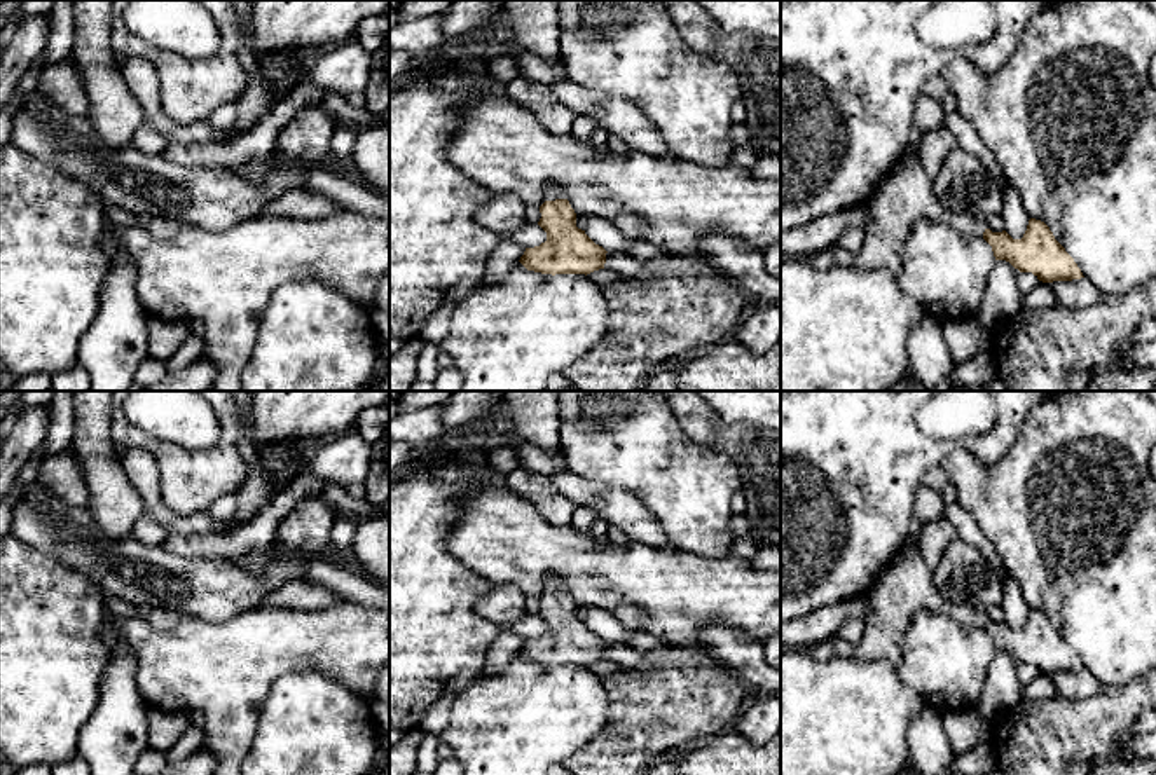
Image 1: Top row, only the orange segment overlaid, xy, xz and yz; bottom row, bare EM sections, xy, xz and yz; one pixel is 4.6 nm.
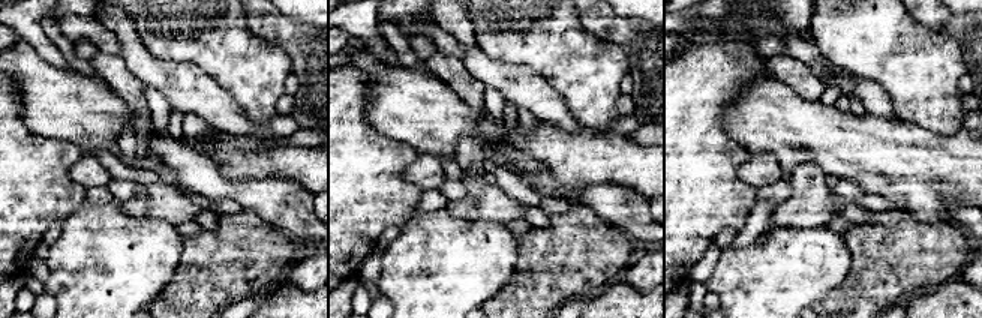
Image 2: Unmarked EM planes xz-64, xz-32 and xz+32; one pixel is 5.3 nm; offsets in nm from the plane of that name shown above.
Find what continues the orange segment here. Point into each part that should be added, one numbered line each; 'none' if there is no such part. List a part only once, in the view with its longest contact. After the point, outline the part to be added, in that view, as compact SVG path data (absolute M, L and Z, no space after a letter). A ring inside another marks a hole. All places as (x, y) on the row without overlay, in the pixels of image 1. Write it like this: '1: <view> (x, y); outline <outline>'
1: xz (552, 582); outline M555 573L545 576L545 592L566 590L562 578Z

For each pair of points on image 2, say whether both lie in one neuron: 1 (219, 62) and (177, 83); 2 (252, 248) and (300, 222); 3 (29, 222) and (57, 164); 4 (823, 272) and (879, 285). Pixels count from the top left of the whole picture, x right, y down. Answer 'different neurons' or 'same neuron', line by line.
1: different neurons
2: different neurons
3: same neuron
4: different neurons

